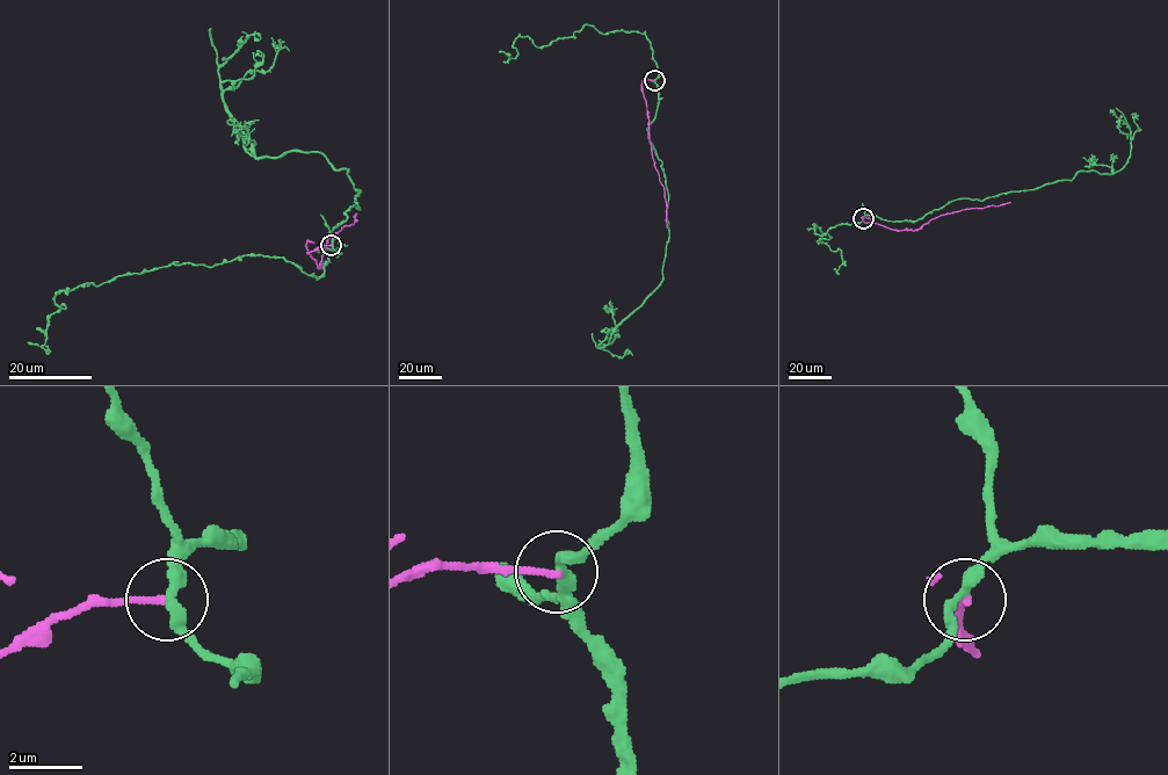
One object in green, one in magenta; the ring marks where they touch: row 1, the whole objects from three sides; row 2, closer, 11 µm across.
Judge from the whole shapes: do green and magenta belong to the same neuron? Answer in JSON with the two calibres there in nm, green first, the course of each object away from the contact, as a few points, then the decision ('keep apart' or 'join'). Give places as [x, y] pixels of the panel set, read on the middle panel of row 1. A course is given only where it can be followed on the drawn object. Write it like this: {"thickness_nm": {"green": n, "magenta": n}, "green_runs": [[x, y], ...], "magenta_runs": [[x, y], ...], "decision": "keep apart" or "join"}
{"thickness_nm": {"green": 320, "magenta": 180}, "green_runs": [[654, 80], [659, 102], [647, 134], [661, 161], [668, 200], [662, 280], [599, 348], [621, 357], [630, 350]], "magenta_runs": [[654, 80], [643, 82], [641, 92], [654, 166], [664, 188], [667, 227]], "decision": "keep apart"}

